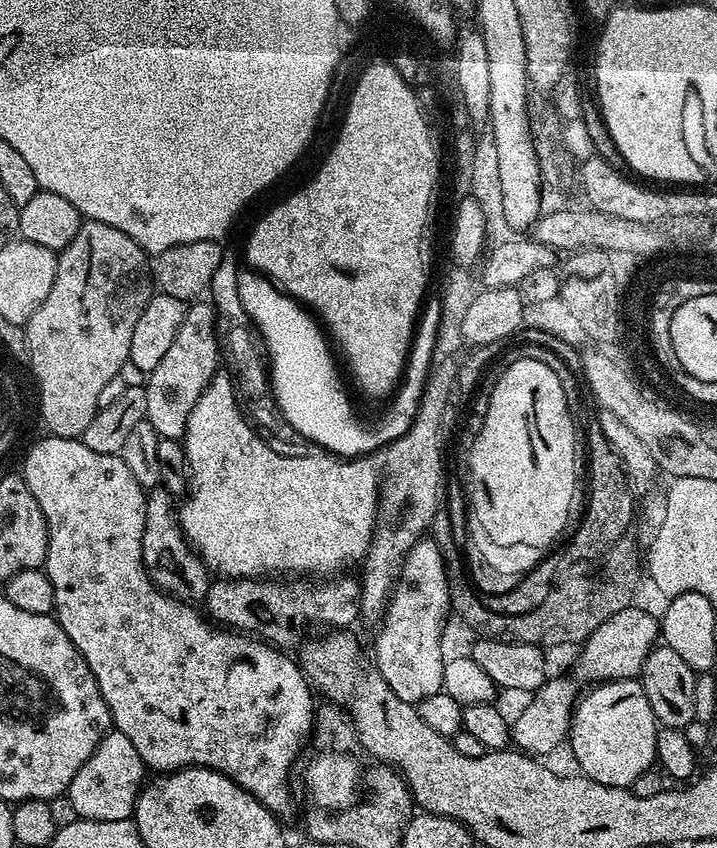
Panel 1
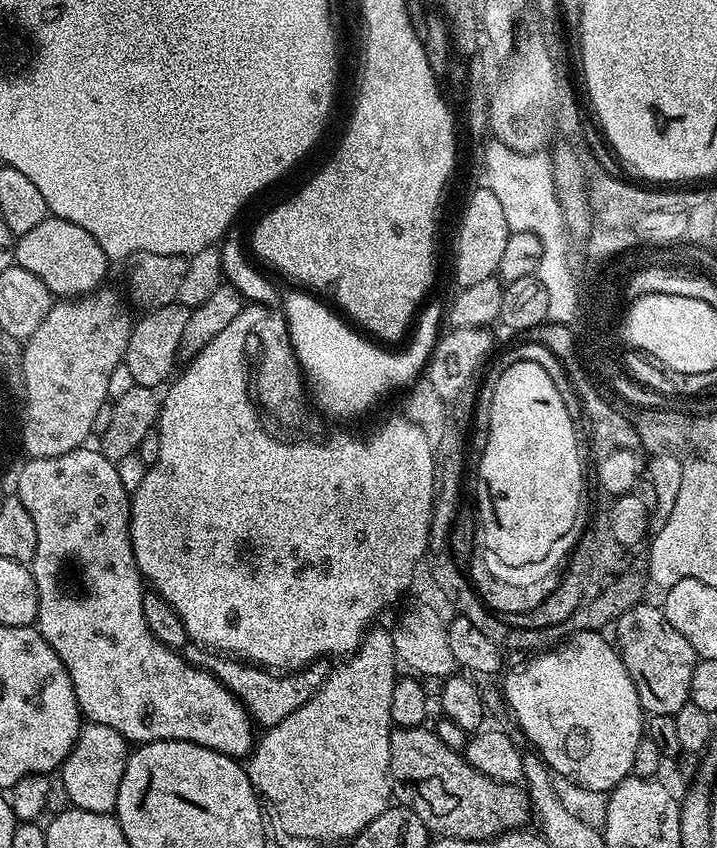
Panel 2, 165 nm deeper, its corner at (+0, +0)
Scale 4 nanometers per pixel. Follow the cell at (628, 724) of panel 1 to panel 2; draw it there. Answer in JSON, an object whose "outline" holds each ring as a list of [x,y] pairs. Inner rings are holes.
{"outline":[[[577,632],[573,644],[568,644],[565,648],[549,647],[547,650],[537,651],[535,654],[529,655],[525,664],[520,664],[517,668],[509,667],[503,673],[504,676],[504,700],[508,703],[508,708],[512,711],[512,716],[516,719],[518,727],[524,731],[524,736],[533,744],[531,746],[541,759],[547,764],[557,777],[565,776],[568,780],[573,780],[576,784],[581,784],[588,792],[601,792],[607,794],[612,789],[618,787],[623,780],[628,779],[632,775],[632,767],[634,766],[634,754],[637,753],[637,747],[641,739],[646,736],[646,713],[640,706],[638,698],[638,690],[634,690],[634,682],[630,678],[630,674],[626,670],[626,666],[622,662],[619,651],[611,643],[608,644],[603,640],[600,632]]]}

